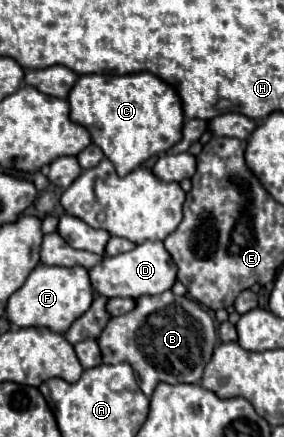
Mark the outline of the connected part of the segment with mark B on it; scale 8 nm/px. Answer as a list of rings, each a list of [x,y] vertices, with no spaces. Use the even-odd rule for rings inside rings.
[[[172,291],[160,293],[160,295],[144,295],[136,299],[136,309],[122,315],[112,317],[102,335],[98,337],[98,345],[102,349],[104,363],[130,363],[132,369],[138,375],[140,389],[146,397],[152,395],[154,387],[158,383],[198,383],[202,379],[202,371],[206,363],[212,357],[212,351],[216,347],[216,329],[210,319],[210,315],[192,299],[178,297]]]

